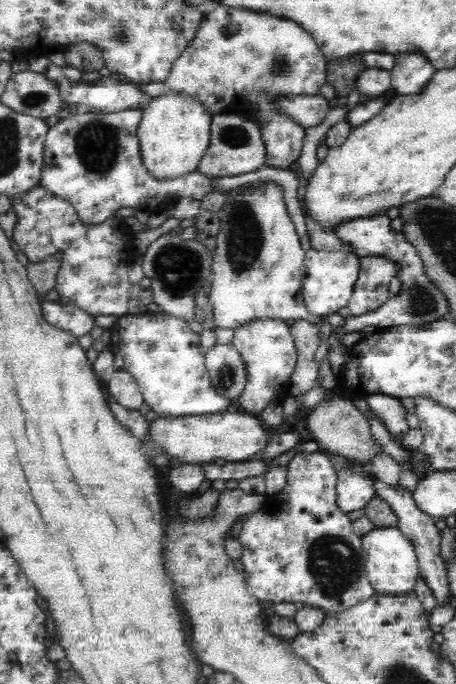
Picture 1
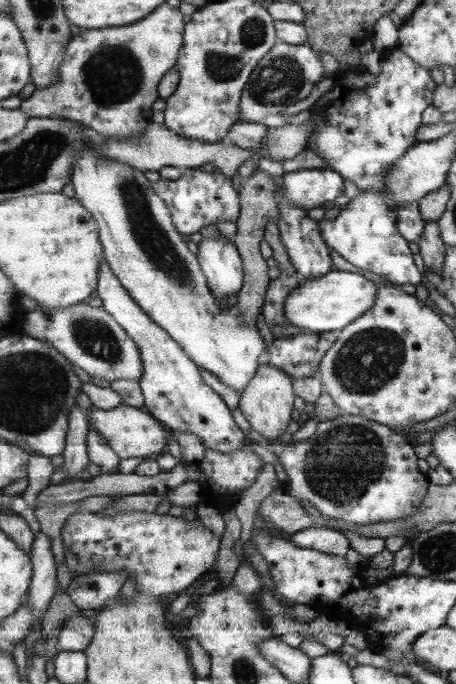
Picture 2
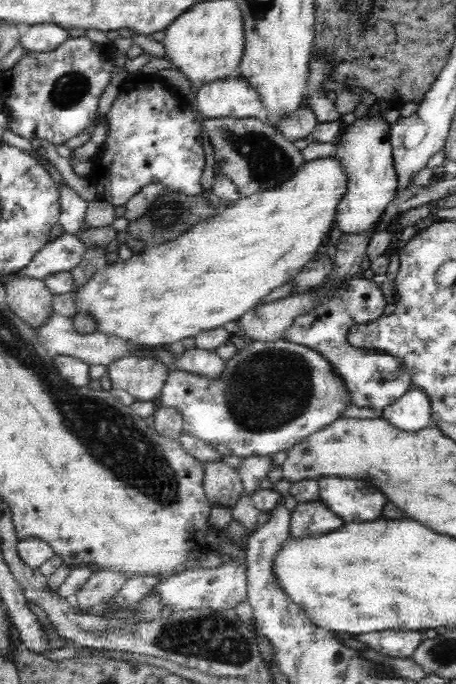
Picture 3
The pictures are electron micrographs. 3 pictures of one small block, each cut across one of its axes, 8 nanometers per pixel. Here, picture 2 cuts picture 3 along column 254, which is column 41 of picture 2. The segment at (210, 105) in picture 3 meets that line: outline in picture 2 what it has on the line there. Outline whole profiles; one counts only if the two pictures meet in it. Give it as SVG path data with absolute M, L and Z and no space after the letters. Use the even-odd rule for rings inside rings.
M162 6L146 15L139 23L120 28L81 30L69 44L68 54L61 68L59 81L50 88L36 91L22 102L20 108L33 118L50 119L56 116L95 129L103 137L128 140L150 124L152 104L158 100L158 86L168 72L175 68L183 48L184 18L178 7Z

